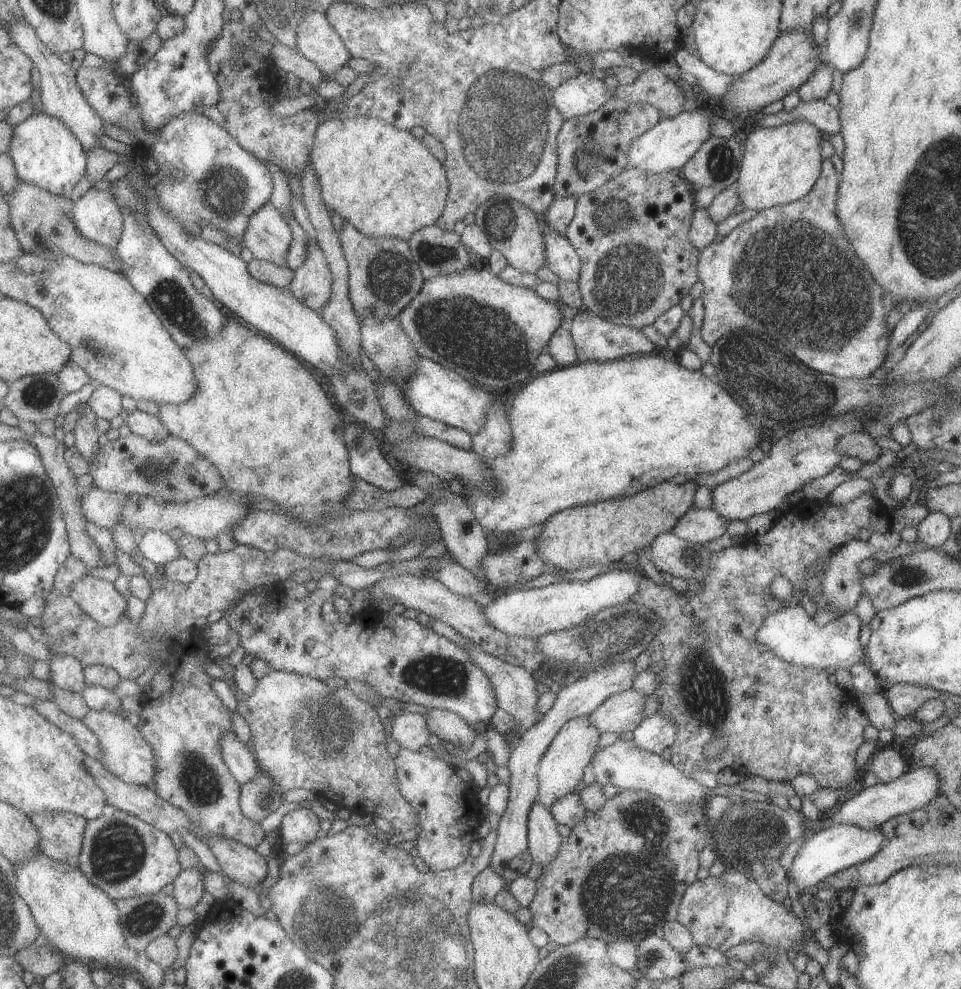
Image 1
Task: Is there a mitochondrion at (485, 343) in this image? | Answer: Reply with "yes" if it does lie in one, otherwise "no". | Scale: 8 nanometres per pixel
yes

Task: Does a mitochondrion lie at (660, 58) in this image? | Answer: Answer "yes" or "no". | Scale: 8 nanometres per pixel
no

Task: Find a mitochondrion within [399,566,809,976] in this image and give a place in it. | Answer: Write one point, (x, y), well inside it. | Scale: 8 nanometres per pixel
(623, 895)

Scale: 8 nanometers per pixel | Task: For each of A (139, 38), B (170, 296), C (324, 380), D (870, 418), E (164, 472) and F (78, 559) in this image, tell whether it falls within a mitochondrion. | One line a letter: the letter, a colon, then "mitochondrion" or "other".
A: other
B: mitochondrion
C: other
D: other
E: mitochondrion
F: other

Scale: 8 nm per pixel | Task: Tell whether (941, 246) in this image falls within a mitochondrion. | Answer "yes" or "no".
yes

